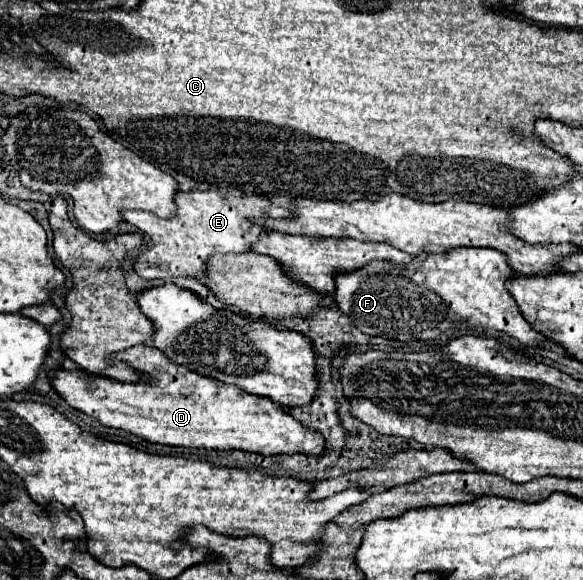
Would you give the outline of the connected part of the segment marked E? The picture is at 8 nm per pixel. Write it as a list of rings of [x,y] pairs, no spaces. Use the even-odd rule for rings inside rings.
[[[192,191],[176,193],[178,213],[172,219],[160,219],[146,211],[126,211],[124,221],[138,227],[152,239],[152,247],[142,253],[134,269],[144,279],[170,279],[170,277],[192,277],[204,279],[208,275],[208,259],[216,253],[248,253],[252,243],[258,241],[260,233],[268,229],[254,223],[254,219],[269,216],[292,219],[294,213],[288,209],[273,208],[262,195],[243,197],[220,197],[216,191]],[[272,209],[272,212],[271,212]]]

